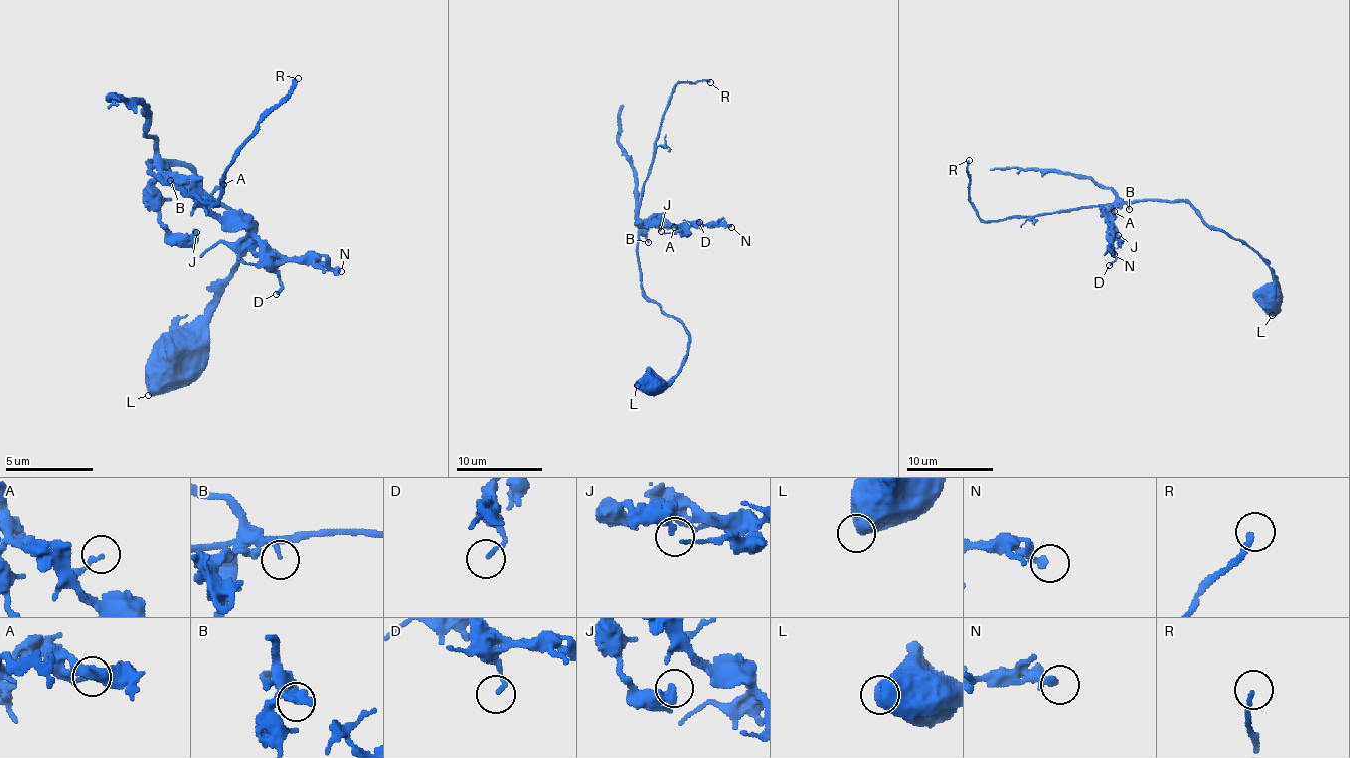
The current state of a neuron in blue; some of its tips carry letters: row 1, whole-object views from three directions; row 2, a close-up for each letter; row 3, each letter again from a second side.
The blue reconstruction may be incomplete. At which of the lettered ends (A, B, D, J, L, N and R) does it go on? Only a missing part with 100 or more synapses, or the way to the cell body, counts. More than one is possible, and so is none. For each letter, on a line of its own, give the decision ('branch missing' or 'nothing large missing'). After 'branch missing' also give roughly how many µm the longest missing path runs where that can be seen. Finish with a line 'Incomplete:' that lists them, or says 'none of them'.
A: nothing large missing
B: nothing large missing
D: nothing large missing
J: nothing large missing
L: nothing large missing
N: nothing large missing
R: branch missing | 25 µm
Incomplete: R

